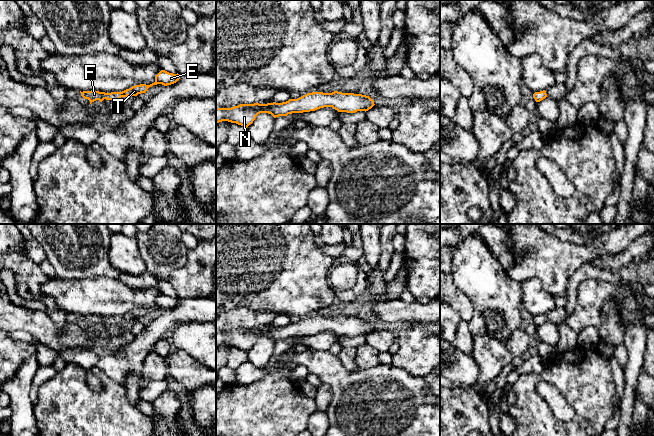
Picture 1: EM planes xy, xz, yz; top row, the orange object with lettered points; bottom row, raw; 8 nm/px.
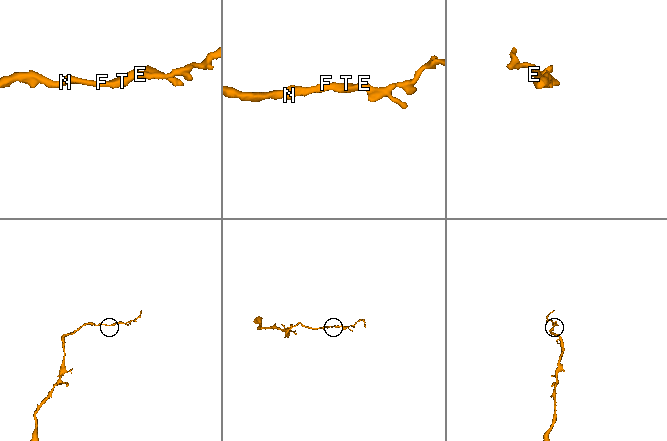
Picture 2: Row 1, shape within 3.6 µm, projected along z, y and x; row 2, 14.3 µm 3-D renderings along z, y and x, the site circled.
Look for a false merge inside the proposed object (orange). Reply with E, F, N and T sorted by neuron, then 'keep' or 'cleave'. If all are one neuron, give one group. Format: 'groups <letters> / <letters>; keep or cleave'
groups E F N T; keep

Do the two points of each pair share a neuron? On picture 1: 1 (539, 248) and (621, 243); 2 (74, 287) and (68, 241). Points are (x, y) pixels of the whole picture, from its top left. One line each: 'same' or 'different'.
1: same
2: different

